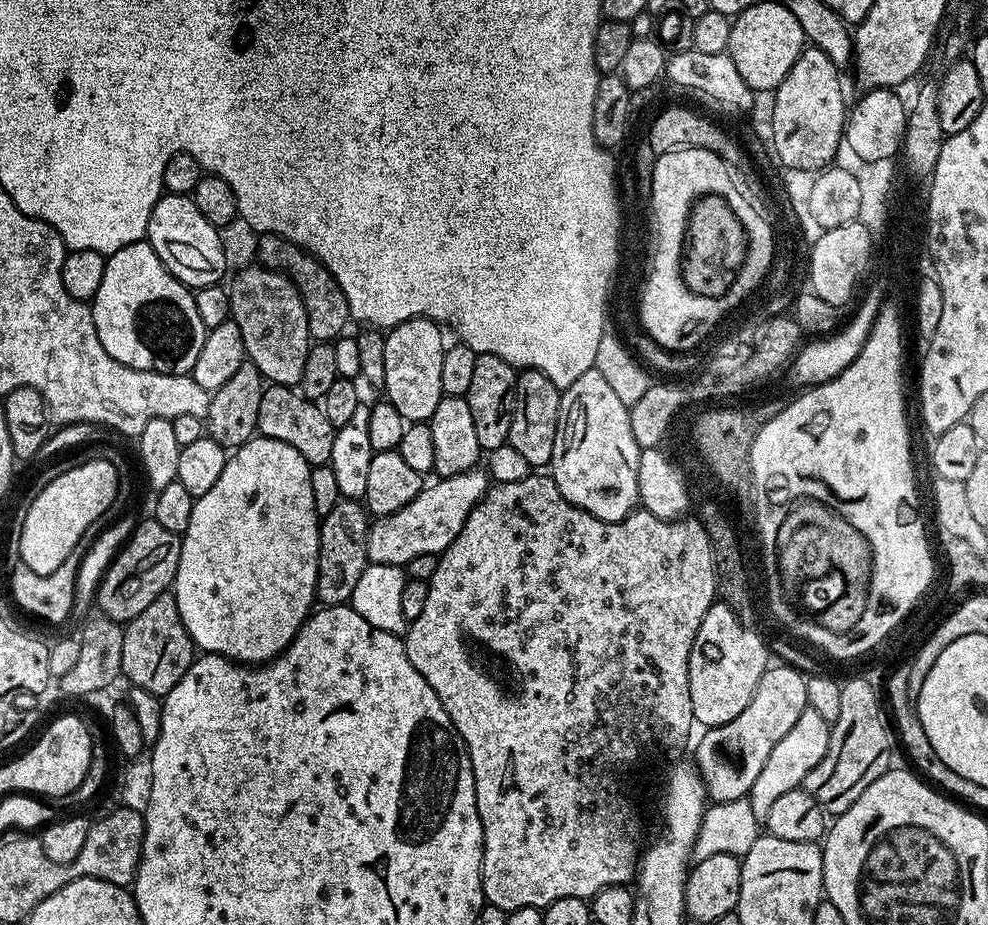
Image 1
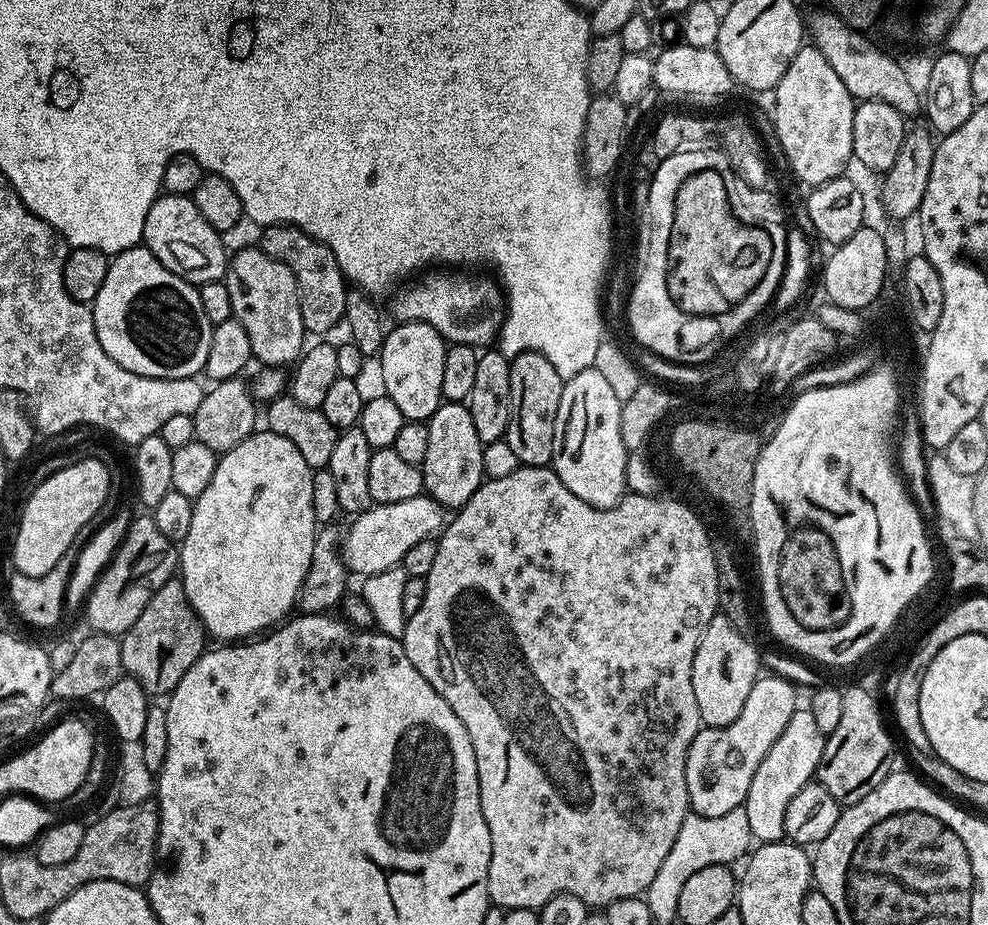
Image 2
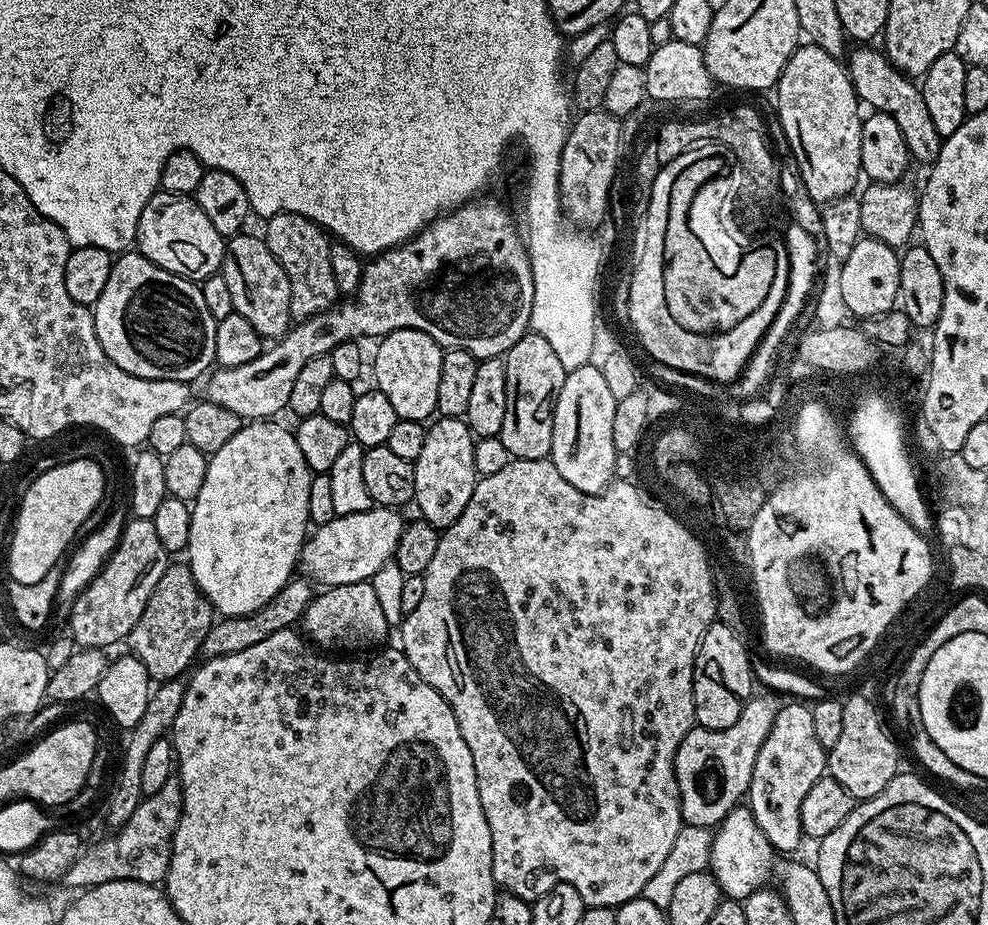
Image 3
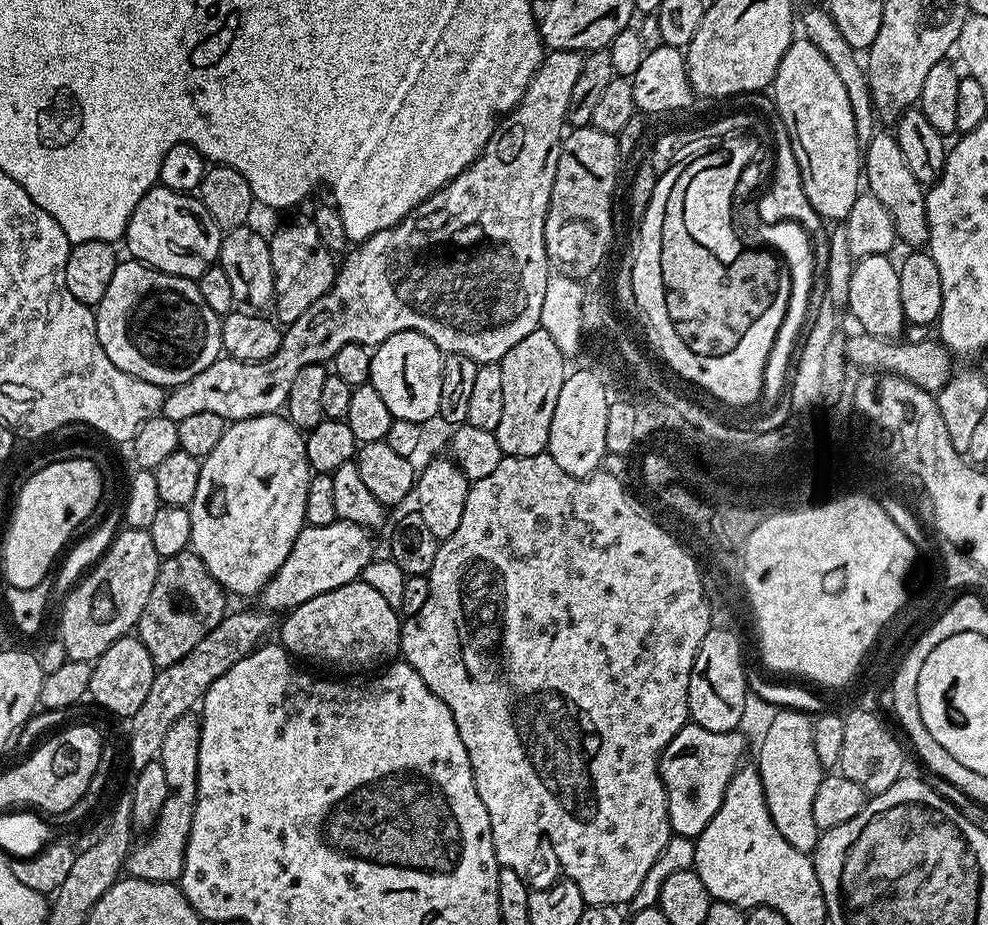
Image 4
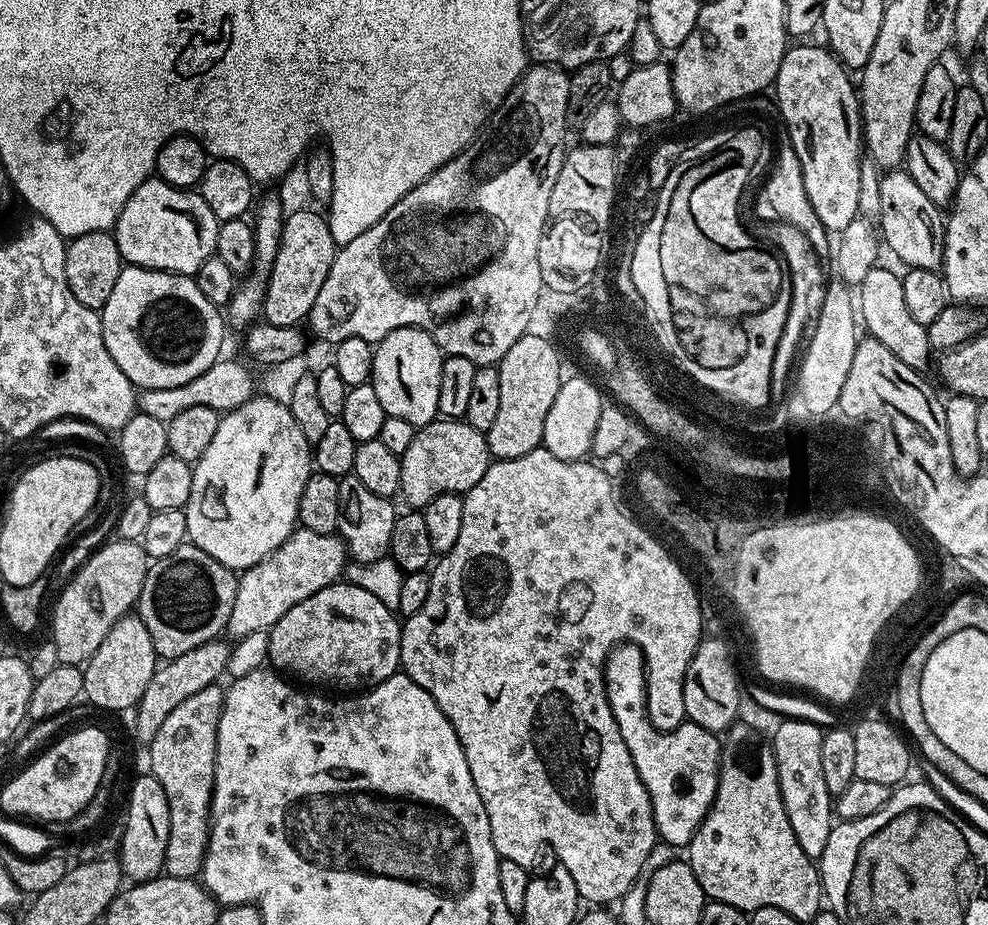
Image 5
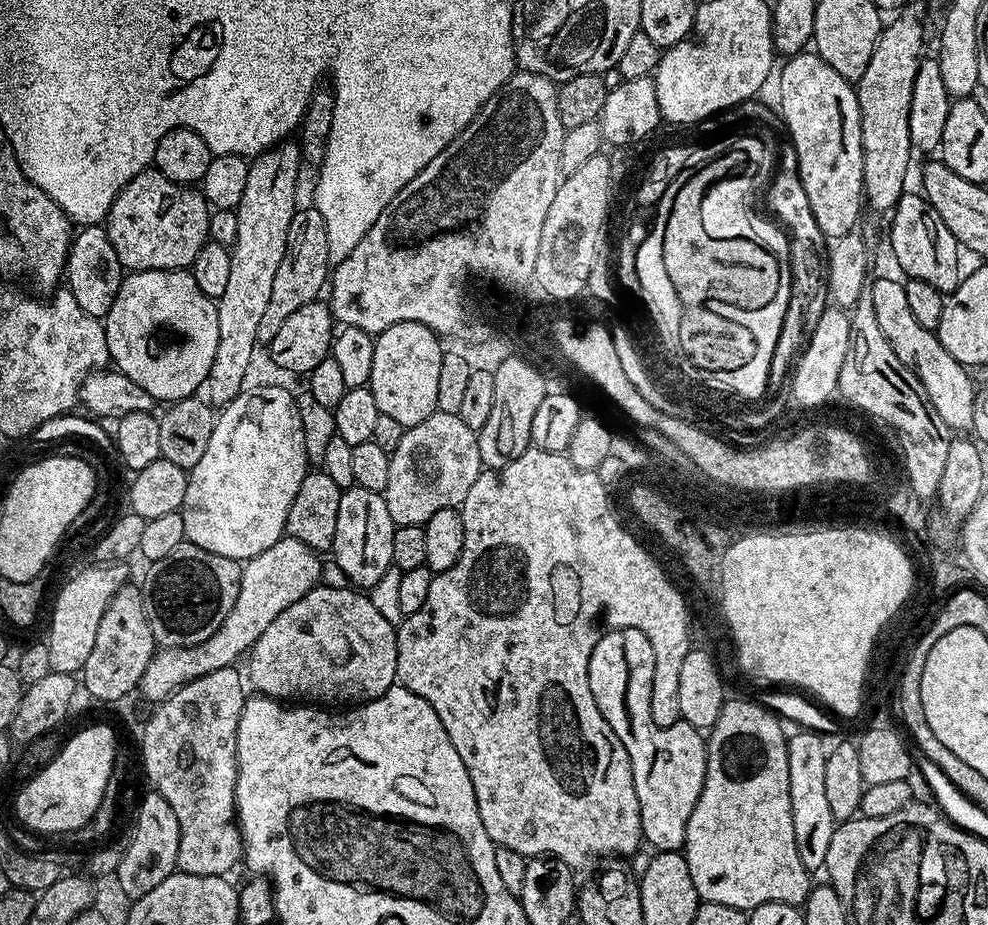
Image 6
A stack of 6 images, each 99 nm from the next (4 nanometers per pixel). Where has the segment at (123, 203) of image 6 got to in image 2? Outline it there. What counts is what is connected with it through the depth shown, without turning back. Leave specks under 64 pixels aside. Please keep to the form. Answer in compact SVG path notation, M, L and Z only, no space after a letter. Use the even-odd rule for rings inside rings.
M160 194L153 200L150 210L144 215L144 238L143 243L158 258L158 262L162 262L162 266L166 266L174 274L178 274L183 280L189 280L190 283L197 286L210 282L211 280L223 280L225 272L228 271L229 253L224 253L224 244L221 233L214 230L214 226L210 226L210 222L206 222L206 218L202 218L202 214L198 214L198 206L194 206L191 196L169 196Z

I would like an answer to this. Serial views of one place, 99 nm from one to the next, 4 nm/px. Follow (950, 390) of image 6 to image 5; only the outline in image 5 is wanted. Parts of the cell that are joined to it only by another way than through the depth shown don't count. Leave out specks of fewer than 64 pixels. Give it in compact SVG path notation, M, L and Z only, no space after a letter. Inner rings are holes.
M883 266L872 268L870 274L866 274L866 278L862 278L858 285L858 316L863 327L864 324L868 327L867 335L871 339L882 342L882 346L902 358L906 366L924 370L928 364L928 355L933 355L934 349L932 343L927 340L927 327L914 322L910 315L906 298L902 298L902 279L899 275L895 276L890 269Z

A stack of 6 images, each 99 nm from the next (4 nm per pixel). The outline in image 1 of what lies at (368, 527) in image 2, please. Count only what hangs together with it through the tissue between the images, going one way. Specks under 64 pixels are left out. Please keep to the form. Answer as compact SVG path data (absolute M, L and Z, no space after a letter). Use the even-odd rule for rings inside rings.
M477 466L462 474L446 476L435 481L437 484L421 487L420 493L402 510L389 516L371 521L366 550L371 563L399 564L406 566L418 554L439 556L458 538L470 510L488 493L490 477L483 467Z

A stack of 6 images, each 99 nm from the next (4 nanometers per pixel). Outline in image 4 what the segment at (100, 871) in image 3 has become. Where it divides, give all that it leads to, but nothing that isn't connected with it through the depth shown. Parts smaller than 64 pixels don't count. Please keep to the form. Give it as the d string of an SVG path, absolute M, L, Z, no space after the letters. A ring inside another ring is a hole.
M189 714L178 718L174 726L162 738L162 750L158 757L162 770L166 770L168 797L158 814L156 823L147 833L148 841L141 846L140 852L128 853L126 872L131 879L149 880L176 884L186 862L186 842L190 838L190 826L194 822L196 805L196 783L198 782L198 742L200 741L200 721Z

